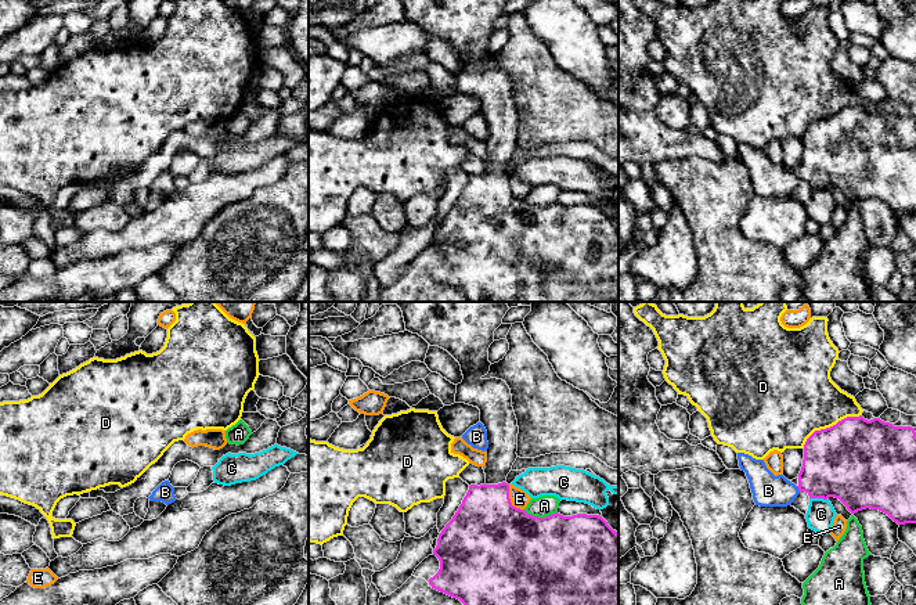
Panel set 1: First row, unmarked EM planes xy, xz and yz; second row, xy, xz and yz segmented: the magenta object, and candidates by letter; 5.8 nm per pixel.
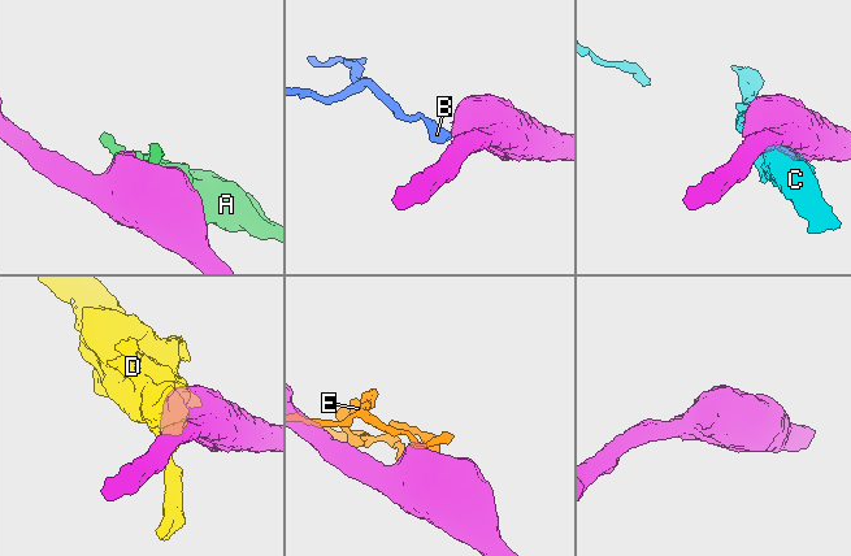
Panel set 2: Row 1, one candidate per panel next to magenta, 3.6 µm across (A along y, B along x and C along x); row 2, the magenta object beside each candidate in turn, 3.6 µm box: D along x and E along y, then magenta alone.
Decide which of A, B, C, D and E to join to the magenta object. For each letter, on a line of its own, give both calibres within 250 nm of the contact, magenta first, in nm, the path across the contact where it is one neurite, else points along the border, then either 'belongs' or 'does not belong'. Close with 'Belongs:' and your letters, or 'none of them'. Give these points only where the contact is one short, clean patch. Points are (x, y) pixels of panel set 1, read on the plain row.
A: 500/120 nm | does not belong
B: 360/190 nm | along yz (796, 176), (800, 180) | does not belong
C: 420/160 nm | along yz (810, 187), (826, 190) | does not belong
D: 480/420 nm | does not belong
E: 460/100 nm | does not belong
Belongs: none of them

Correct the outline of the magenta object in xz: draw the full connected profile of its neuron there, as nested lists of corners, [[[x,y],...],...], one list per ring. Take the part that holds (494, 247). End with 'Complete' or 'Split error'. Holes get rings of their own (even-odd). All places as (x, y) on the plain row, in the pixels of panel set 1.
[[[401,0],[405,19],[422,26],[430,36],[439,36],[447,40],[461,55],[464,69],[457,75],[455,93],[465,93],[480,100],[480,112],[487,120],[487,152],[483,156],[486,163],[484,174],[470,174],[466,186],[462,190],[458,201],[452,209],[446,215],[437,228],[437,235],[433,240],[440,251],[439,262],[428,271],[432,278],[444,282],[452,288],[459,289],[468,299],[468,302],[619,302],[619,223],[613,220],[607,212],[599,205],[577,204],[573,206],[563,206],[560,204],[552,204],[545,208],[538,208],[527,204],[524,199],[512,195],[509,188],[509,174],[506,166],[512,159],[513,152],[517,148],[517,109],[512,97],[511,79],[505,71],[483,66],[488,64],[491,53],[488,51],[488,37],[494,32],[494,21],[502,14],[502,8],[508,0]]]. Split error

